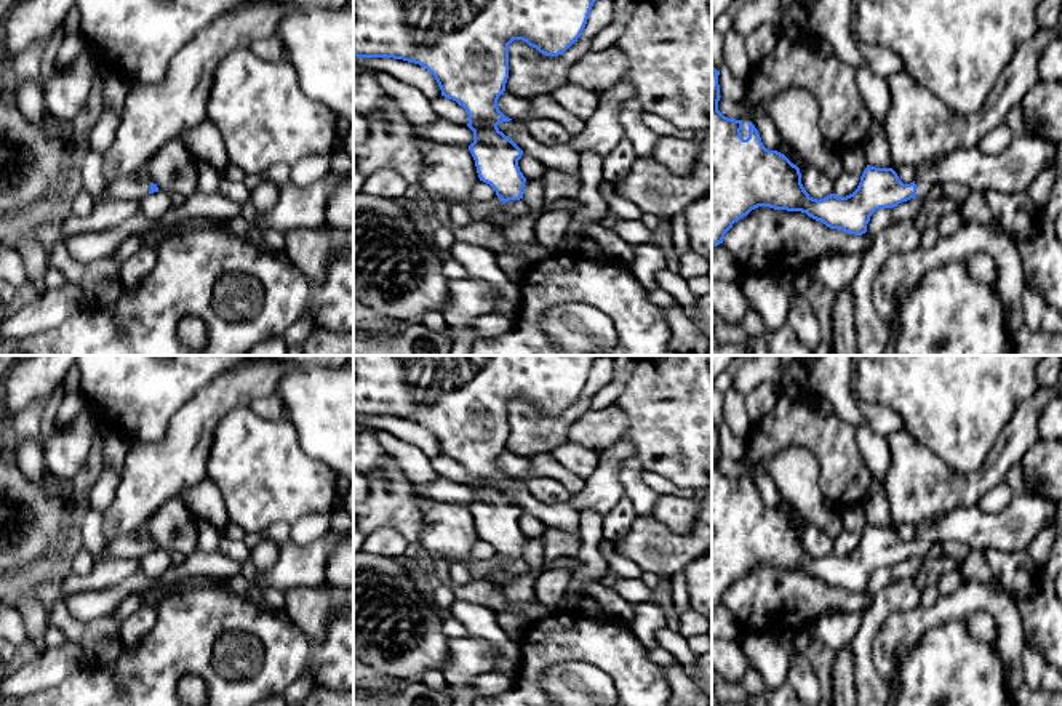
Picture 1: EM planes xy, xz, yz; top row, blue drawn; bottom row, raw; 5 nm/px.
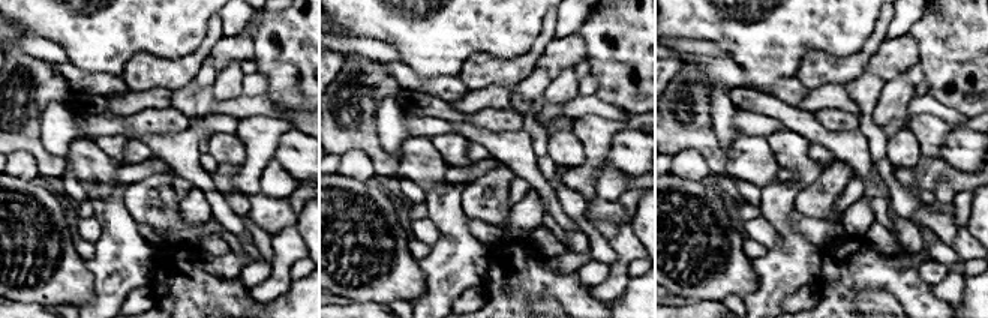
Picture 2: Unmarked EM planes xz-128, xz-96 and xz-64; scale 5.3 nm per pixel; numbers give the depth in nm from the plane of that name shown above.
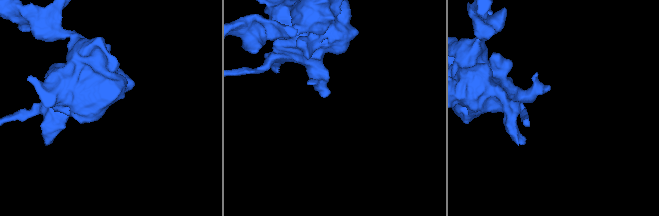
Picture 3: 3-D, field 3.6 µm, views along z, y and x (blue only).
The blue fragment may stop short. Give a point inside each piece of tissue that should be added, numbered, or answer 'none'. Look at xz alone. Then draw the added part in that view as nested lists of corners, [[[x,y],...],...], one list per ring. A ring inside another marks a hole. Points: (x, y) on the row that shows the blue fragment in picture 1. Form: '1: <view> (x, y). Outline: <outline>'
1: xz (479, 212). Outline: [[[499,197],[486,202],[472,202],[469,207],[472,223],[488,223],[488,216],[496,211],[502,211],[504,203]]]

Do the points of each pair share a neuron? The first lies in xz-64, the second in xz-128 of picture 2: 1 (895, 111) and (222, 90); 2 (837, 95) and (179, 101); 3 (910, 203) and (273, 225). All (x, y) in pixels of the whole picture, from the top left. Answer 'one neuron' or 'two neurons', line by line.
1: one neuron
2: two neurons
3: two neurons

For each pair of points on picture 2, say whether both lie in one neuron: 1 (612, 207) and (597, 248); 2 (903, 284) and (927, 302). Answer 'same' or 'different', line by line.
1: different
2: same

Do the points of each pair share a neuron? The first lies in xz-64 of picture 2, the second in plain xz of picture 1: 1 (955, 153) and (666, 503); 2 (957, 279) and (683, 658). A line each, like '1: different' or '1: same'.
1: same
2: different

